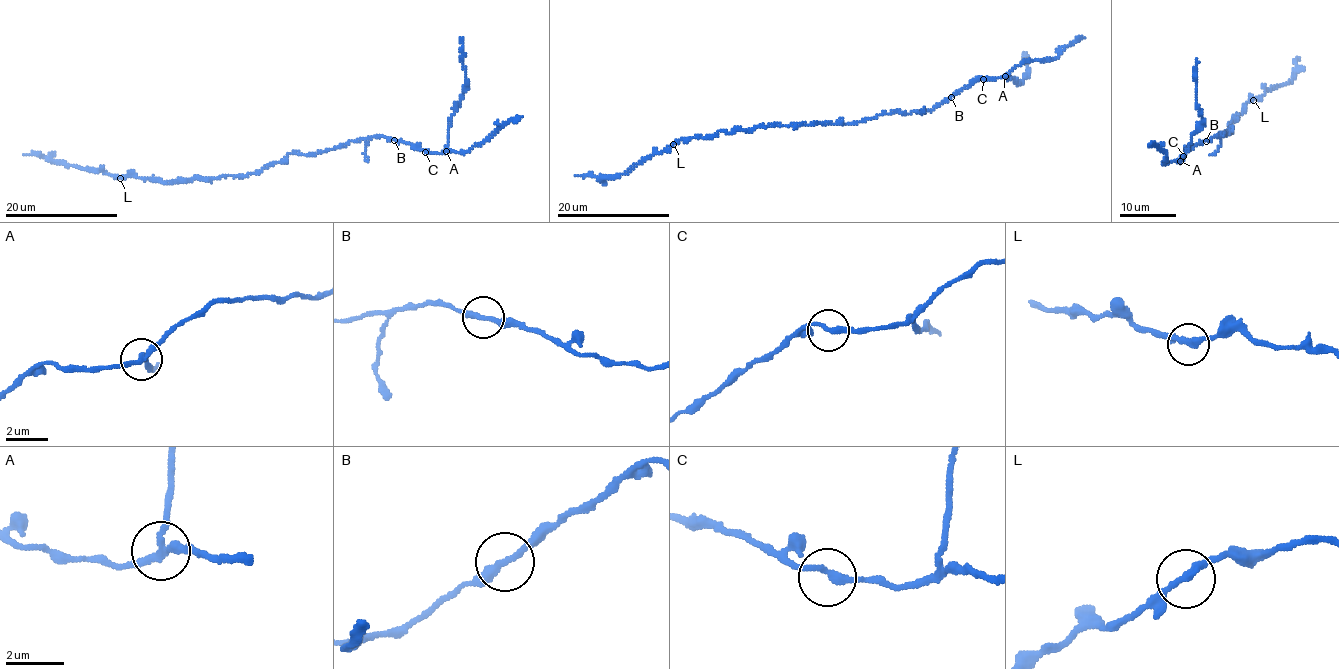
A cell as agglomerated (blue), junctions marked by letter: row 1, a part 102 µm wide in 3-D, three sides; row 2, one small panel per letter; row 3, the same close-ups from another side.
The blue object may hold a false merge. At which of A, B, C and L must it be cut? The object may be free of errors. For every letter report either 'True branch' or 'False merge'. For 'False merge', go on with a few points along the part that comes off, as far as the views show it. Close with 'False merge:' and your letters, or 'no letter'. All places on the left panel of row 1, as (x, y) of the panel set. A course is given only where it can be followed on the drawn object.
A: False merge. Course of the part to remove: (446, 150), (449, 118), (459, 103), (466, 78), (462, 62), (462, 38)
B: True branch
C: True branch
L: True branch
False merge: A

